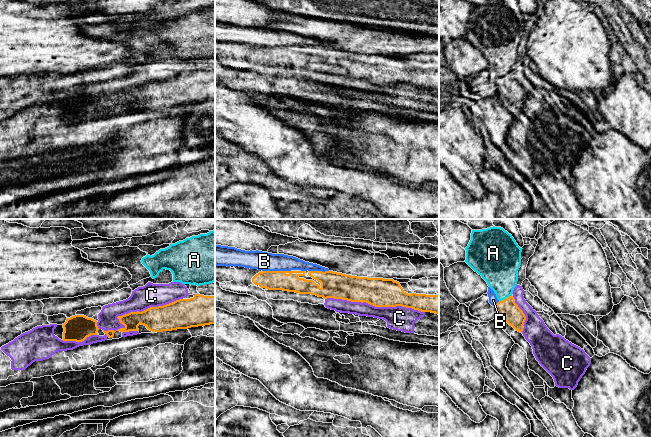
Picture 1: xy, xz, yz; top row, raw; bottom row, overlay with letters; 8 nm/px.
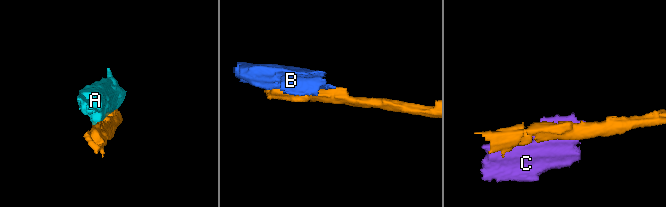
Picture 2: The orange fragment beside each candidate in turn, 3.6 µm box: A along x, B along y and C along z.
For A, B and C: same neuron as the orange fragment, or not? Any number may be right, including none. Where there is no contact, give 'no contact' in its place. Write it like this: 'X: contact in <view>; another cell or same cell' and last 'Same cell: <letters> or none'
A: contact in yz; another cell
B: contact in xz; another cell
C: contact in xz; another cell
Same cell: none

